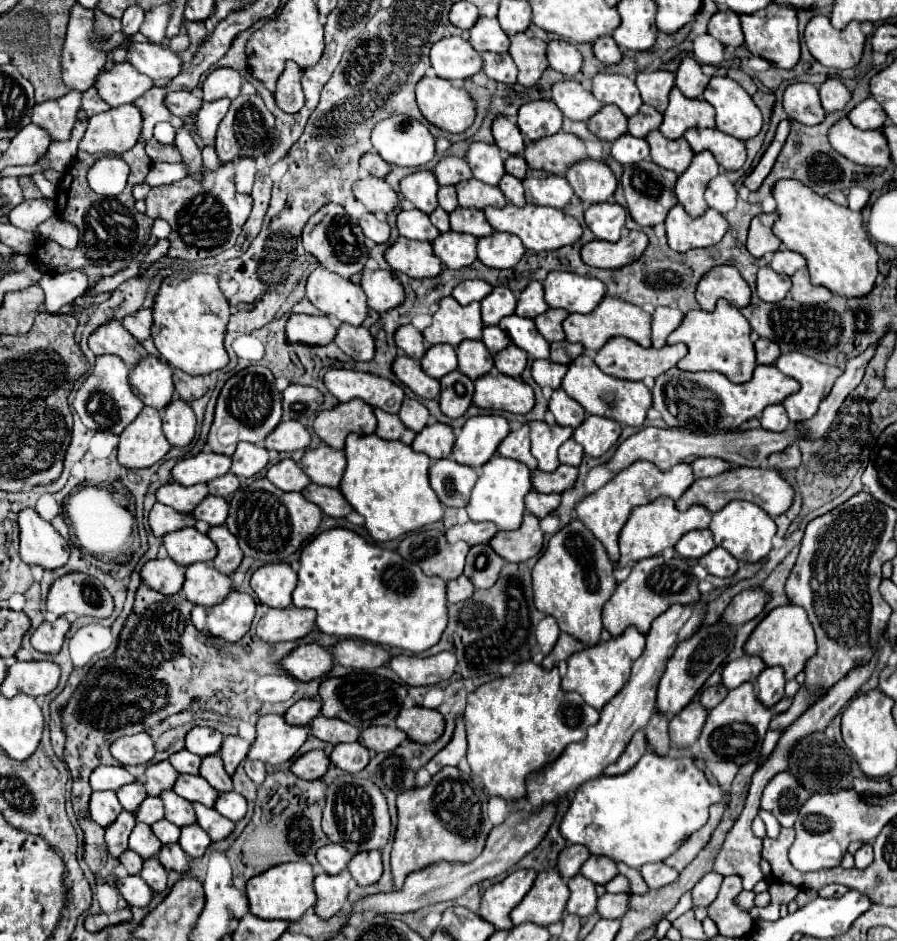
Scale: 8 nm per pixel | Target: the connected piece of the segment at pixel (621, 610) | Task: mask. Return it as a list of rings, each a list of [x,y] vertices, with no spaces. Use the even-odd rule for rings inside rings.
[[[662,556],[646,558],[636,564],[630,576],[620,582],[612,594],[612,600],[604,606],[602,622],[612,636],[620,636],[628,626],[636,626],[640,634],[648,634],[654,618],[664,614],[672,604],[696,604],[700,600],[698,578],[692,574],[692,568],[684,558],[664,560]]]

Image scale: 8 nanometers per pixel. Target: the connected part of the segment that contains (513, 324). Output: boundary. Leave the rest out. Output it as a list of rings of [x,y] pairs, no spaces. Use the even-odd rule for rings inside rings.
[[[512,314],[512,316],[502,318],[498,326],[508,334],[512,344],[516,344],[524,352],[528,352],[532,358],[548,358],[550,356],[550,344],[542,338],[542,334],[536,330],[532,320]]]

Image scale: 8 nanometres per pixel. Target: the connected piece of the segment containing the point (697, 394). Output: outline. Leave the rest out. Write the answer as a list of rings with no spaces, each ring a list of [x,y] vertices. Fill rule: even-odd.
[[[756,366],[754,378],[744,384],[732,384],[718,372],[682,372],[672,368],[670,372],[656,378],[652,400],[654,408],[660,410],[664,422],[670,428],[688,428],[690,432],[710,434],[736,430],[742,422],[760,416],[766,406],[778,404],[798,390],[800,384],[794,378],[782,374],[776,366]]]

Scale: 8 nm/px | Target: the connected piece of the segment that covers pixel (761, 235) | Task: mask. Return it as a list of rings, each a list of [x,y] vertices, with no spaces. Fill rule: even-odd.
[[[778,212],[758,214],[756,218],[752,218],[748,242],[746,242],[746,248],[752,256],[762,258],[780,248],[780,240],[772,234],[772,224],[776,222],[776,218],[778,218]]]

